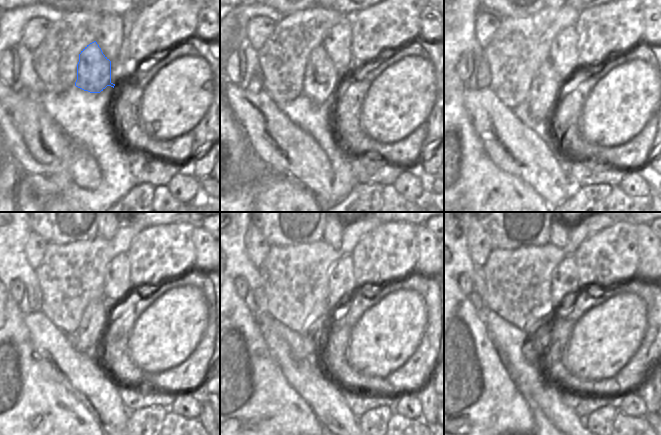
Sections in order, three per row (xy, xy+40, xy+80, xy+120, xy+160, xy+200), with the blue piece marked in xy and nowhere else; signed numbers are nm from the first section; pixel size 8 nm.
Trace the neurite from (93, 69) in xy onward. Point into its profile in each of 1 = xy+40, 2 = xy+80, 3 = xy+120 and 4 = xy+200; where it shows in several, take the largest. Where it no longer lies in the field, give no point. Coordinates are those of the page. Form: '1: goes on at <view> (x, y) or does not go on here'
1: goes on at xy+40 (320, 83)
2: goes on at xy+80 (544, 91)
3: goes on at xy+120 (93, 324)
4: goes on at xy+200 (530, 351)

